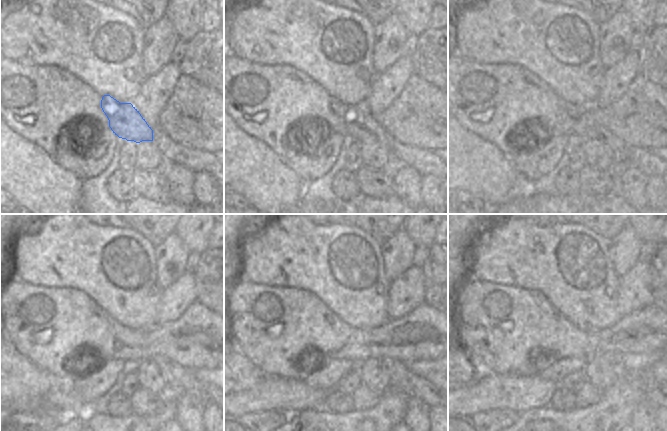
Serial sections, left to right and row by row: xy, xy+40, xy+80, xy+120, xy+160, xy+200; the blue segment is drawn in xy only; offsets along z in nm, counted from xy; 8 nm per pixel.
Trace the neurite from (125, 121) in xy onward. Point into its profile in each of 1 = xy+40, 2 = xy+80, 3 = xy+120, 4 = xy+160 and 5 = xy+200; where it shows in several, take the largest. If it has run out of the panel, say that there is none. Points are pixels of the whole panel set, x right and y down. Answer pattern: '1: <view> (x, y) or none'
1: xy+40 (361, 126)
2: xy+80 (586, 128)
3: xy+120 (173, 373)
4: xy+160 (404, 380)
5: xy+200 (651, 392)

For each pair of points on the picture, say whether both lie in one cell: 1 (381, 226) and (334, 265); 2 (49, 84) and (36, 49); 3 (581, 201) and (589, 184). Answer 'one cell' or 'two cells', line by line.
1: two cells
2: two cells
3: two cells

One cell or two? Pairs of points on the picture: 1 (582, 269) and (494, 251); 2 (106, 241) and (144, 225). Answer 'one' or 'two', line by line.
1: one
2: two

